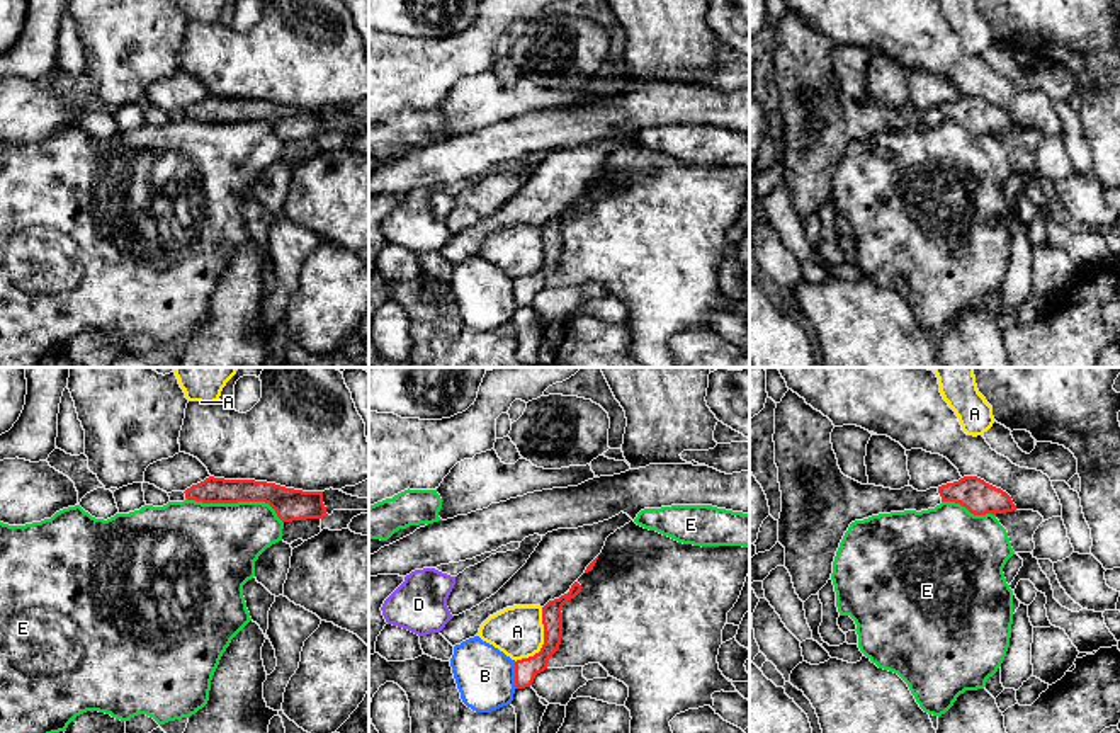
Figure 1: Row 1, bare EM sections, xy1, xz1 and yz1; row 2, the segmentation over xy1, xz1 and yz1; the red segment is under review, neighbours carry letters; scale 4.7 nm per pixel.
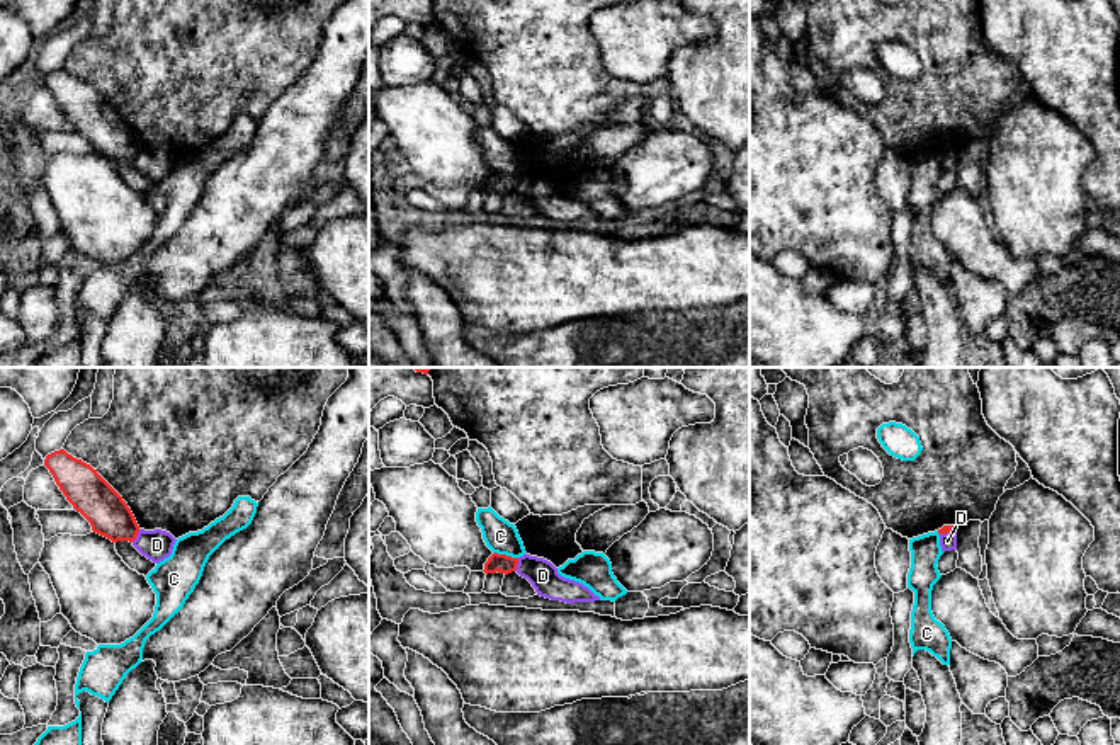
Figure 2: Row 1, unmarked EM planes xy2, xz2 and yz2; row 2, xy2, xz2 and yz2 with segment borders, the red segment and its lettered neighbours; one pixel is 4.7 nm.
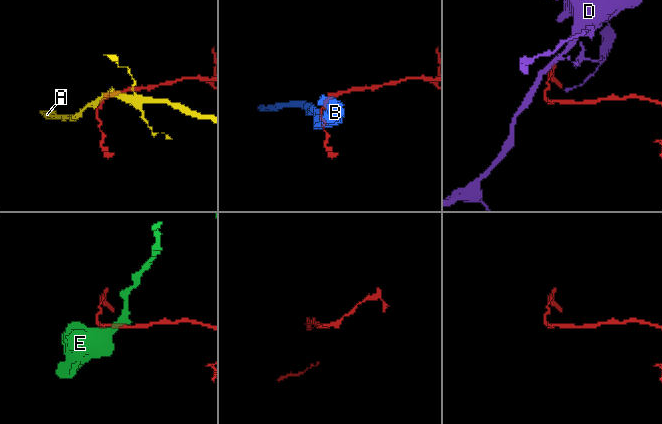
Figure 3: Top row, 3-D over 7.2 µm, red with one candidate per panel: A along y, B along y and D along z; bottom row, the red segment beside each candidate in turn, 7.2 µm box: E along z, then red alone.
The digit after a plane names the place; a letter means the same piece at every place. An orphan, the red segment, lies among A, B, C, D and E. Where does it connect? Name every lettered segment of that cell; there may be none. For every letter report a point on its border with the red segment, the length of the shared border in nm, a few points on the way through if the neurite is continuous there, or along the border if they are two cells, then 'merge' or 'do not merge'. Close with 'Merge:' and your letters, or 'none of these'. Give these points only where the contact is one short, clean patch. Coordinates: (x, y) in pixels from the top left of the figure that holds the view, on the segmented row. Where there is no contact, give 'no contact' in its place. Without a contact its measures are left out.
A: meets red in xz1 at (544, 642); contact 300 nm long; border along xz1 (543, 607), (543, 647), (515, 662); do not merge
B: meets red in xz1 at (515, 676); contact 130 nm long; border along xz1 (514, 662), (514, 684), (517, 687); do not merge
C: meets red in xz2 at (505, 555); contact 120 nm long; do not merge
D: meets red in xy2 at (136, 534); contact 80 nm long; border along xy2 (140, 529), (131, 541); do not merge
E: meets red in xy1 at (237, 502); contact 480 nm long; do not merge
Merge: none of these

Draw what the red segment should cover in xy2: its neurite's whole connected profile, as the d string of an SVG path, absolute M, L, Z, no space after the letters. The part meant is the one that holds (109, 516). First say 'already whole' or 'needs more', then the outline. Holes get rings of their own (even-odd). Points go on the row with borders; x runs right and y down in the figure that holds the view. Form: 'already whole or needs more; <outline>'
already whole; M65 449L48 454L44 466L73 509L90 522L93 532L112 543L136 539L139 526L131 509L97 469Z

